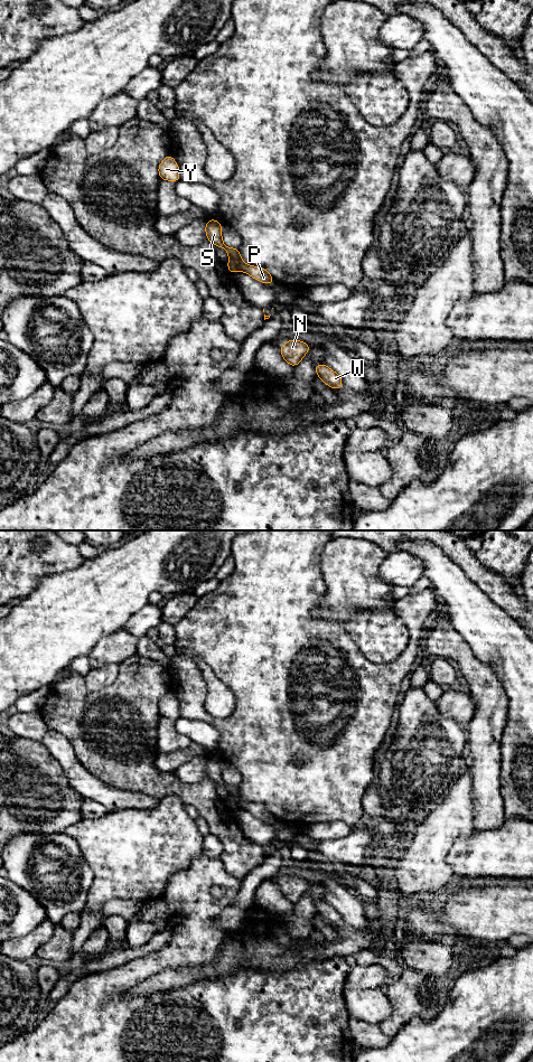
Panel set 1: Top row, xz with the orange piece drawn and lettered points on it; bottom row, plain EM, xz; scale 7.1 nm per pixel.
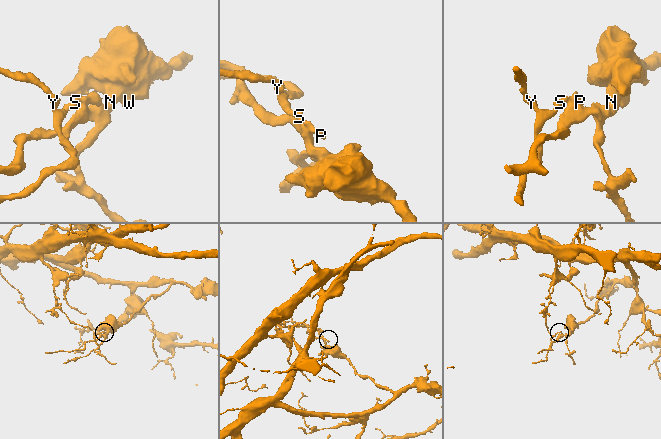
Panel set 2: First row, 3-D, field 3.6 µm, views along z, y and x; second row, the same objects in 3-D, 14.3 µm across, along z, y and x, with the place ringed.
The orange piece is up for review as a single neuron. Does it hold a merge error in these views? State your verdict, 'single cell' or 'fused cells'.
fused cells

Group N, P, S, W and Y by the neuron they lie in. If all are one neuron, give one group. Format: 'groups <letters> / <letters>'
groups N W / P S Y

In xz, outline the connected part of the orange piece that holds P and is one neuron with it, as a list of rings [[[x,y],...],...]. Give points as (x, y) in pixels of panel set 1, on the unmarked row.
[[[211,755],[205,762],[205,770],[207,772],[207,778],[209,778],[215,783],[225,787],[230,793],[235,799],[236,806],[241,809],[245,809],[253,816],[259,817],[264,821],[271,821],[274,816],[268,808],[263,805],[245,801],[241,795],[239,786],[228,784],[224,781],[222,777],[222,761],[216,756]]]

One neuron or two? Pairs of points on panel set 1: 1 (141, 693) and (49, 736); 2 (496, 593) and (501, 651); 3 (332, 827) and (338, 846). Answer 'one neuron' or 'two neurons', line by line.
1: two neurons
2: two neurons
3: two neurons

